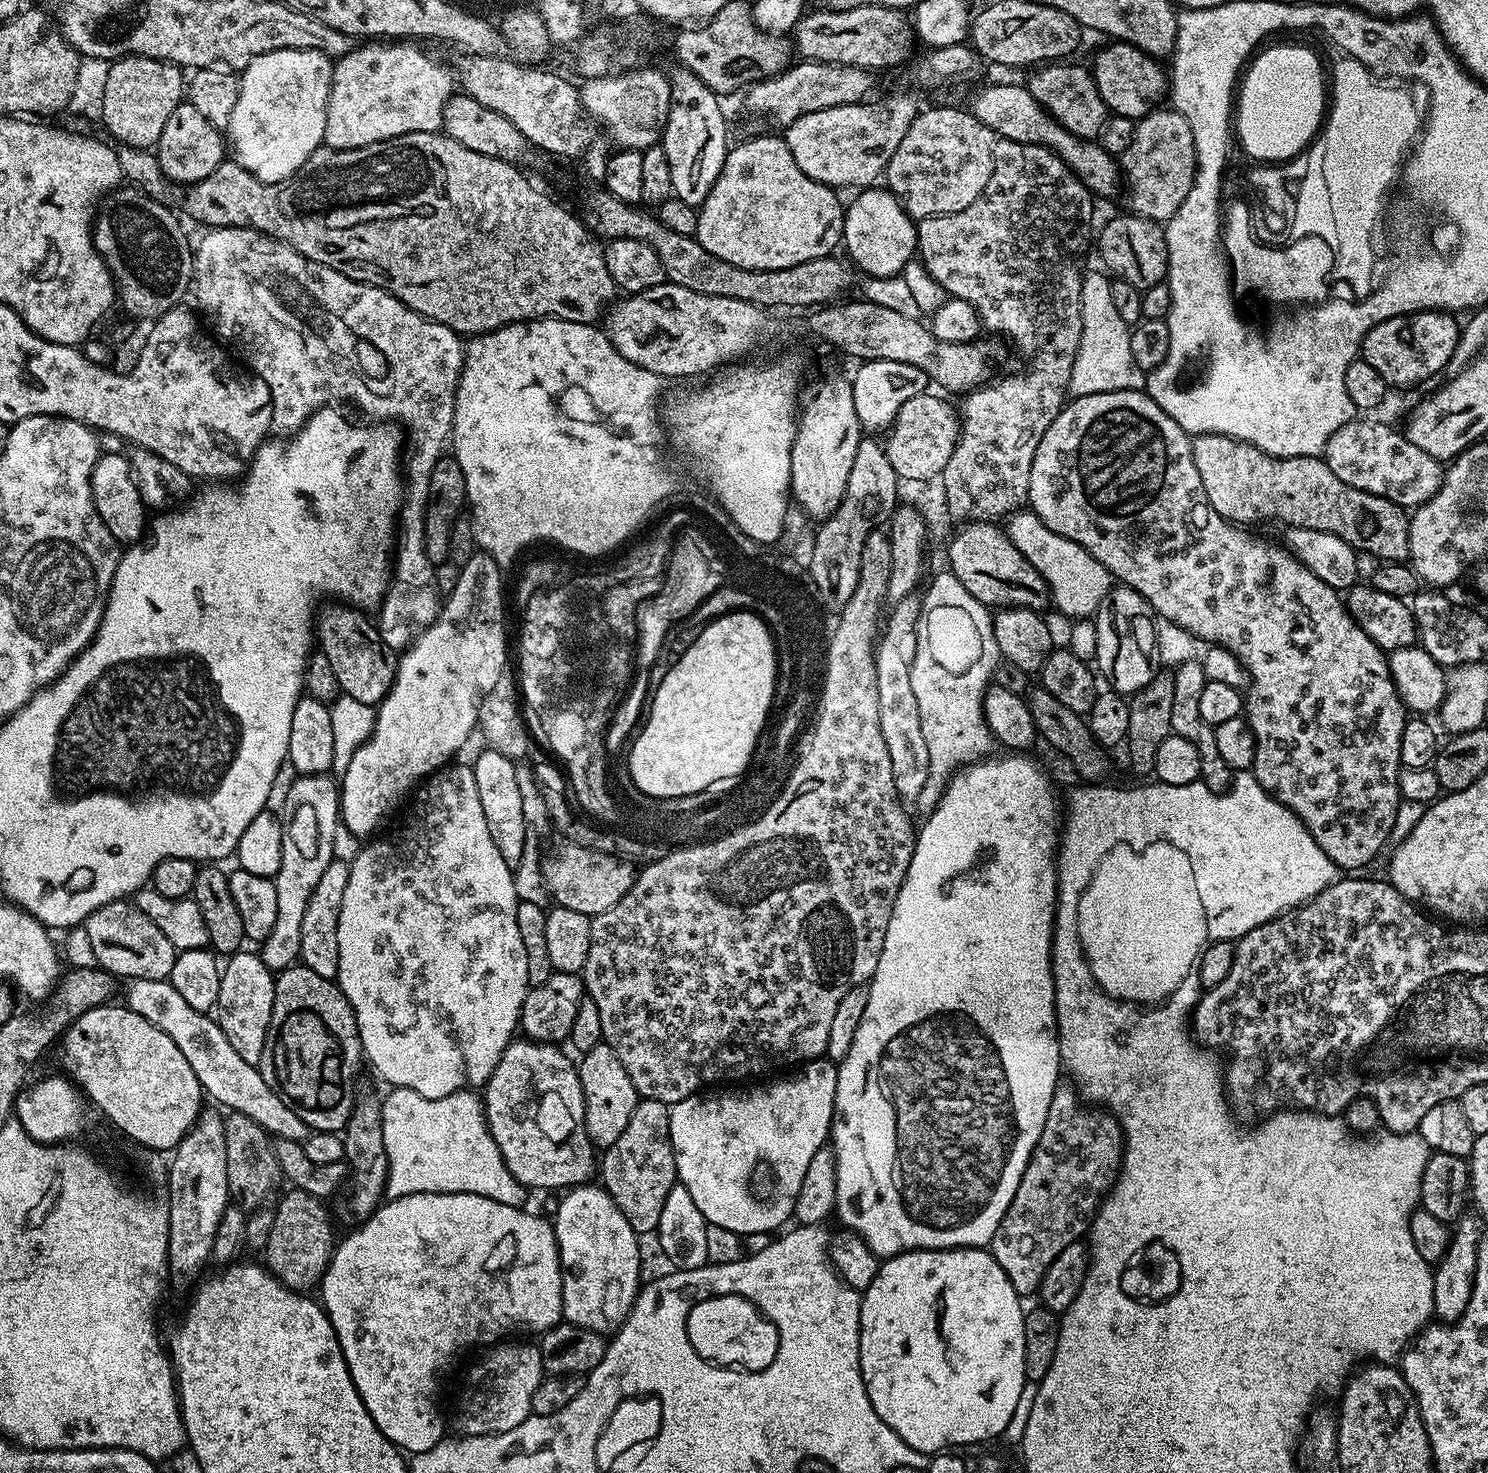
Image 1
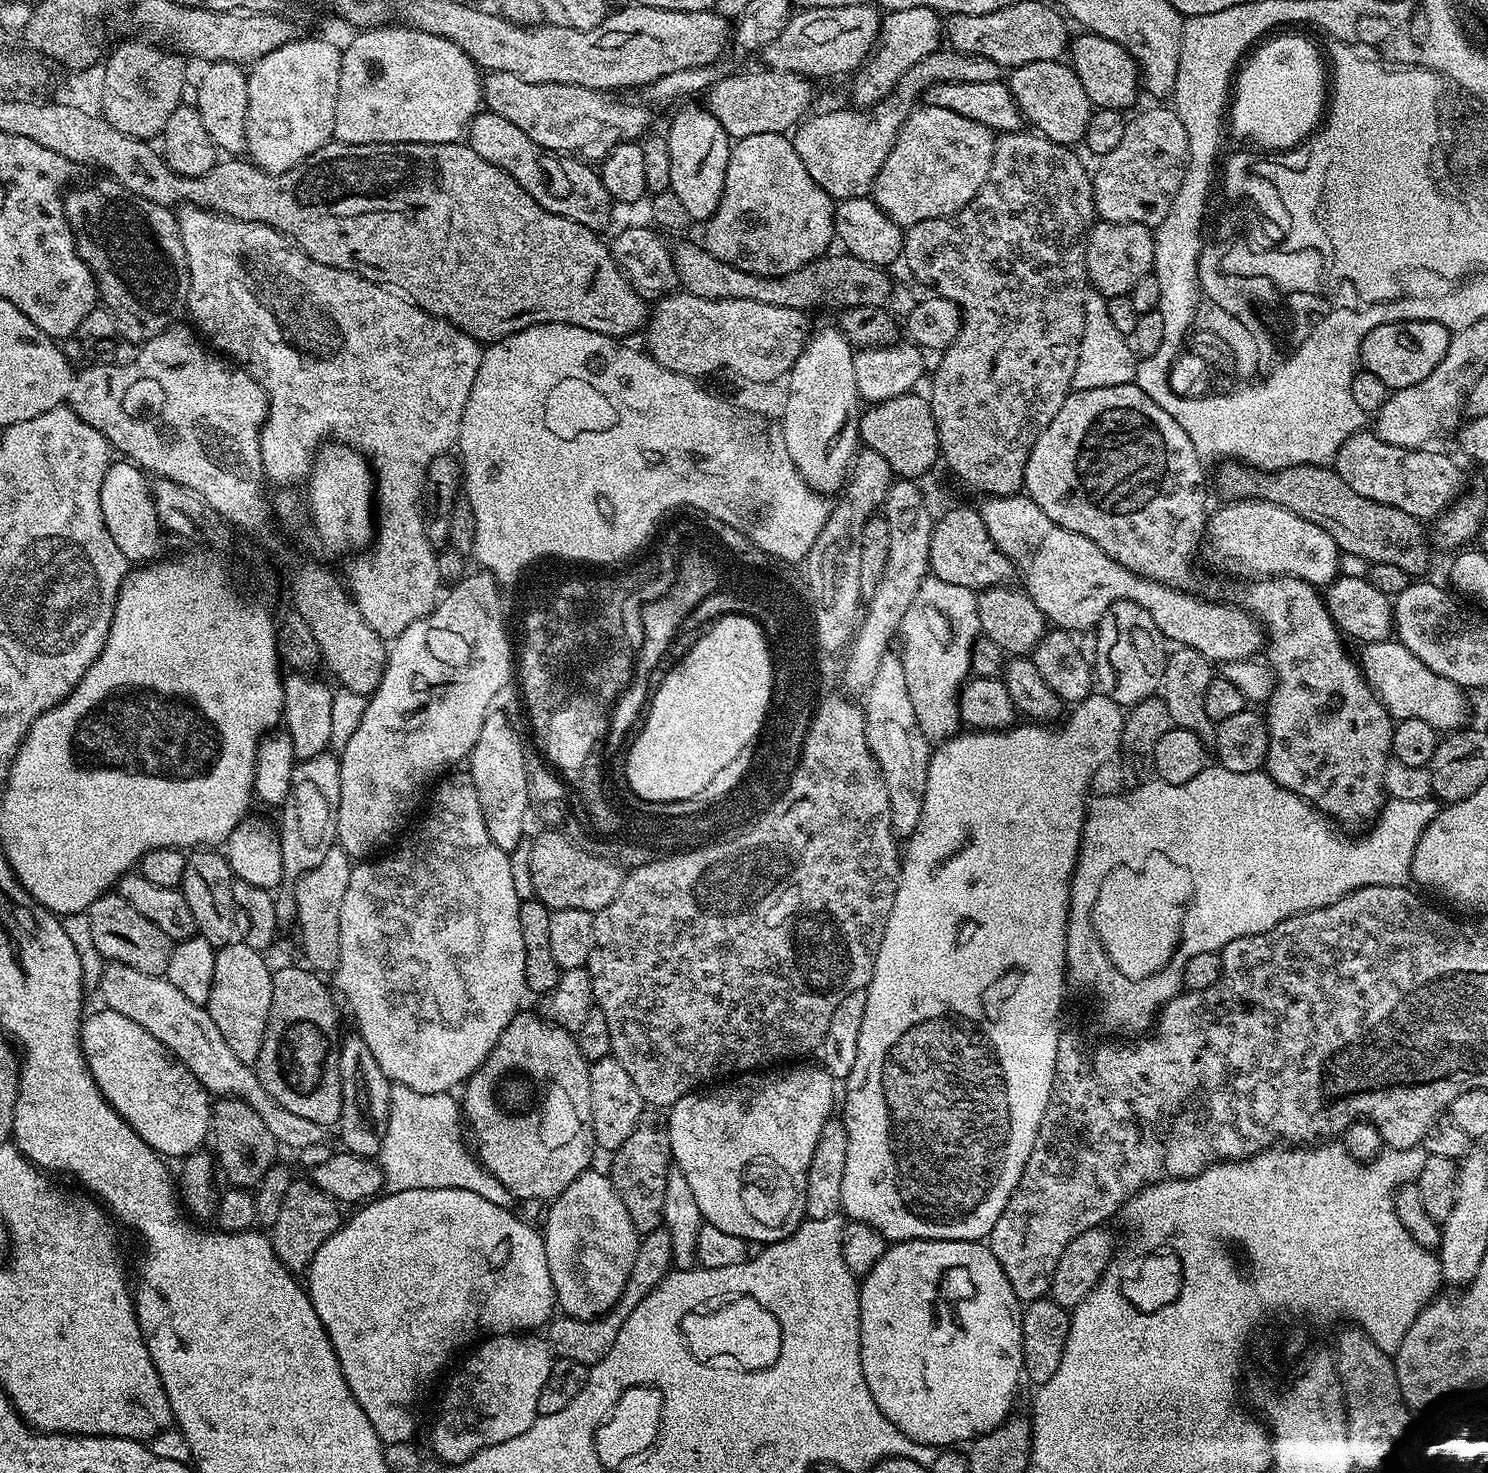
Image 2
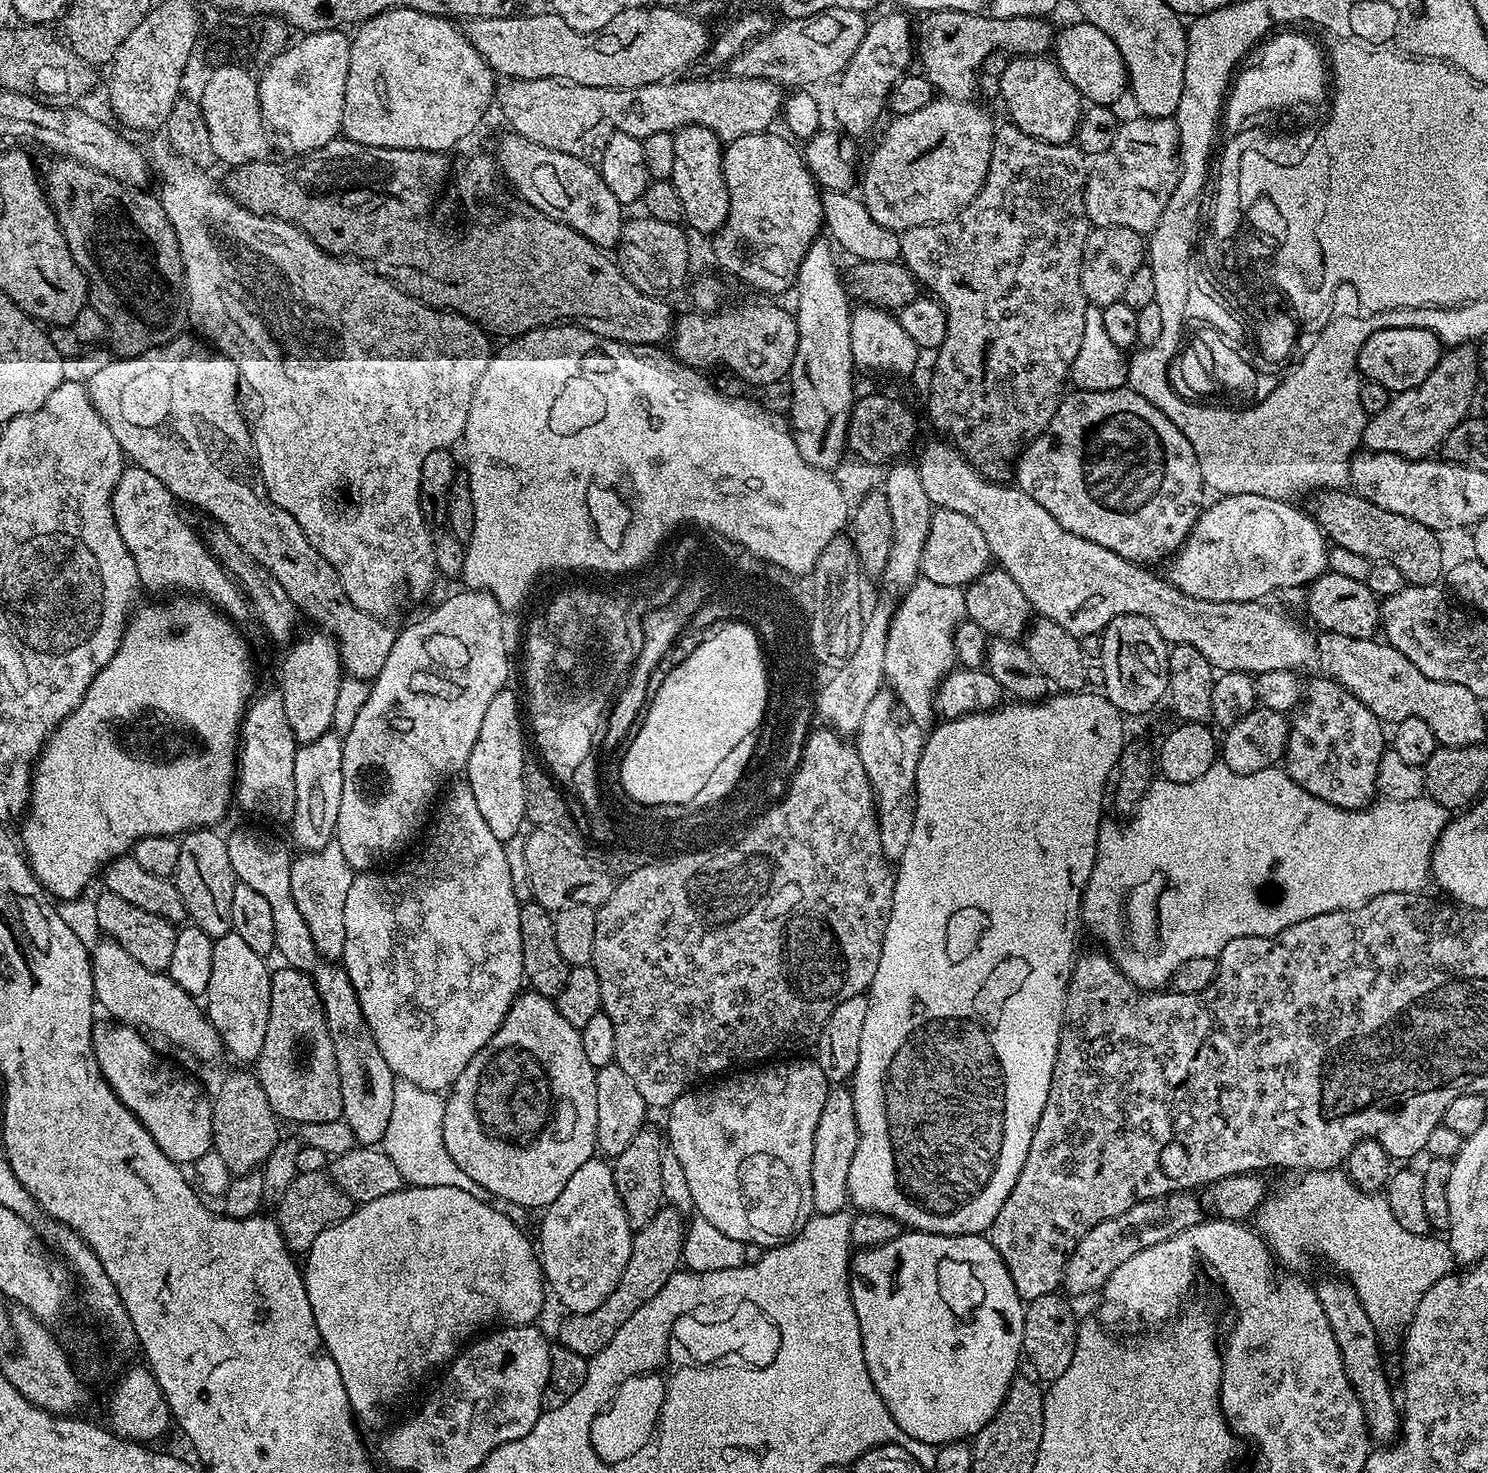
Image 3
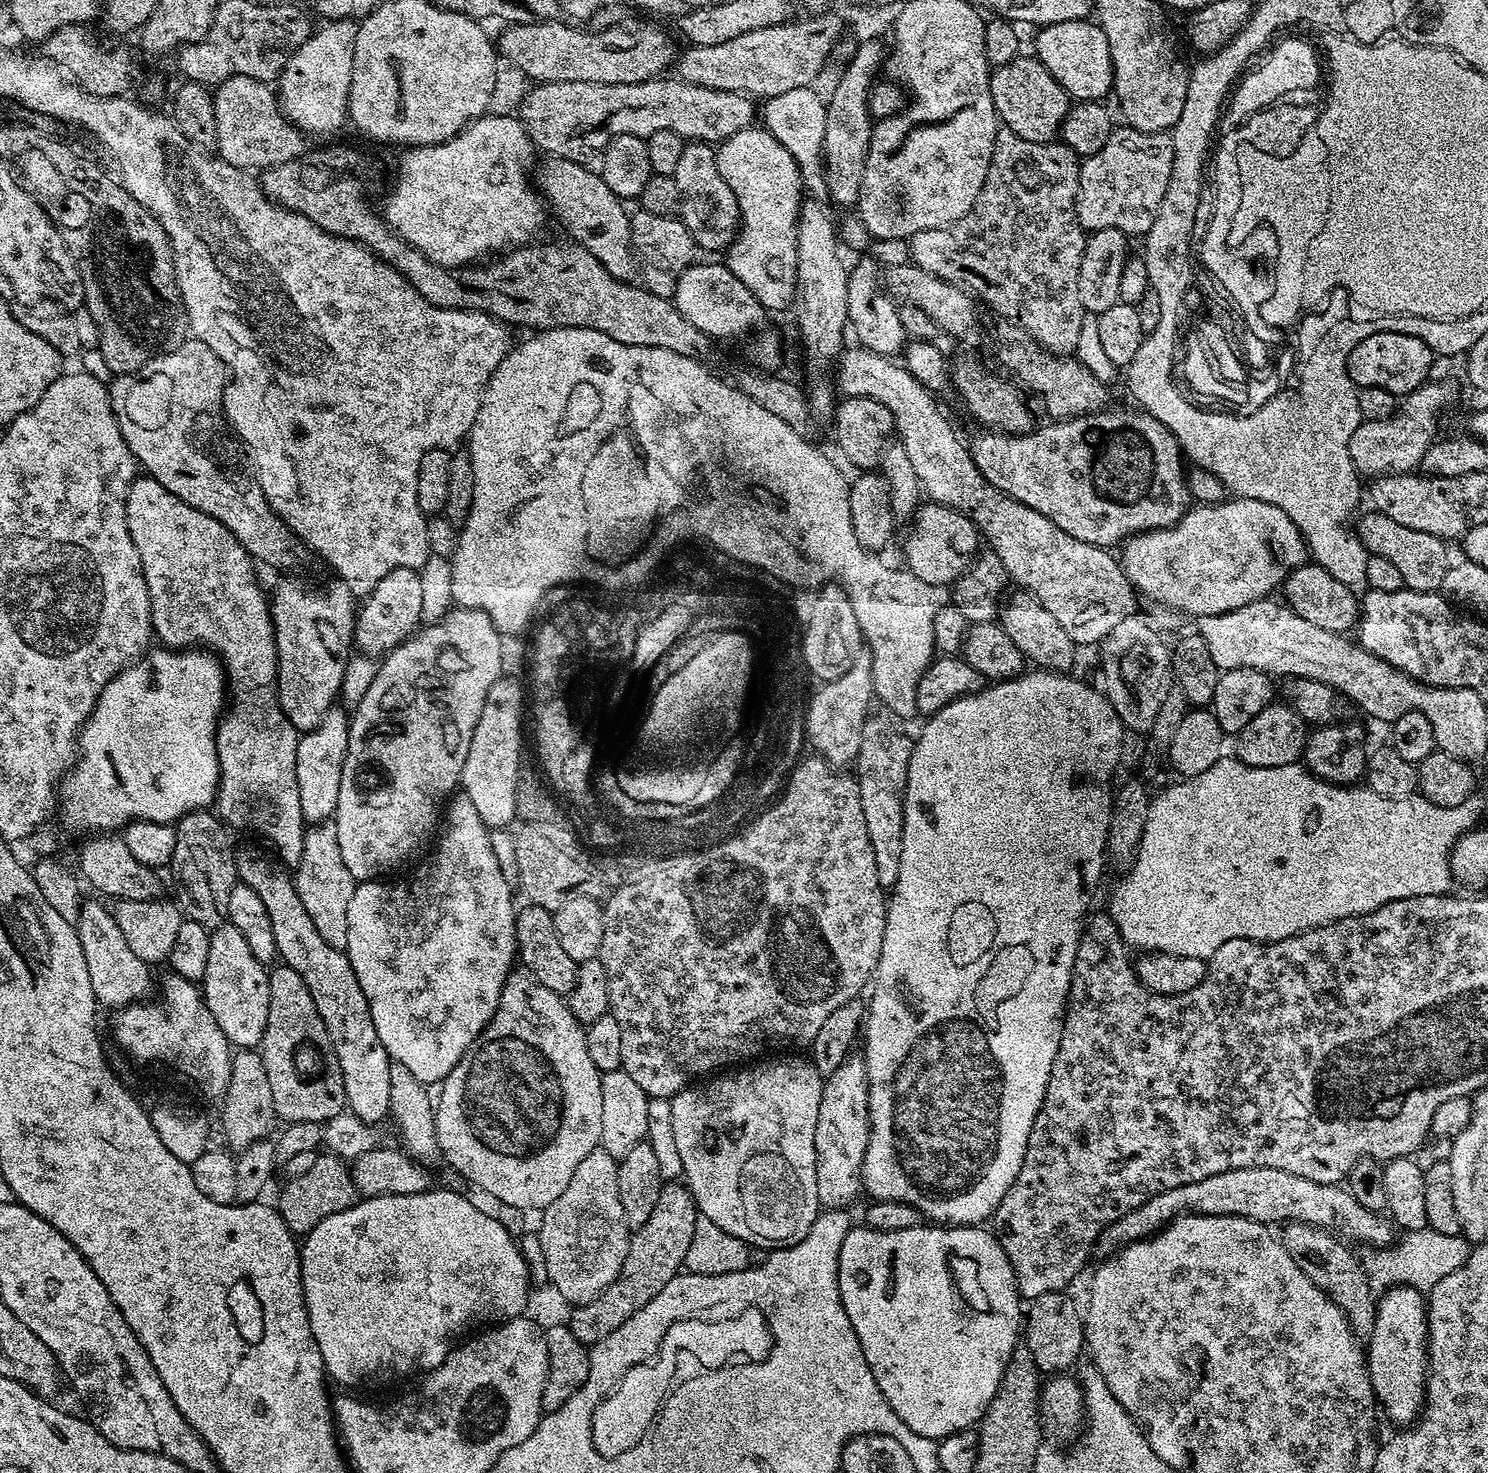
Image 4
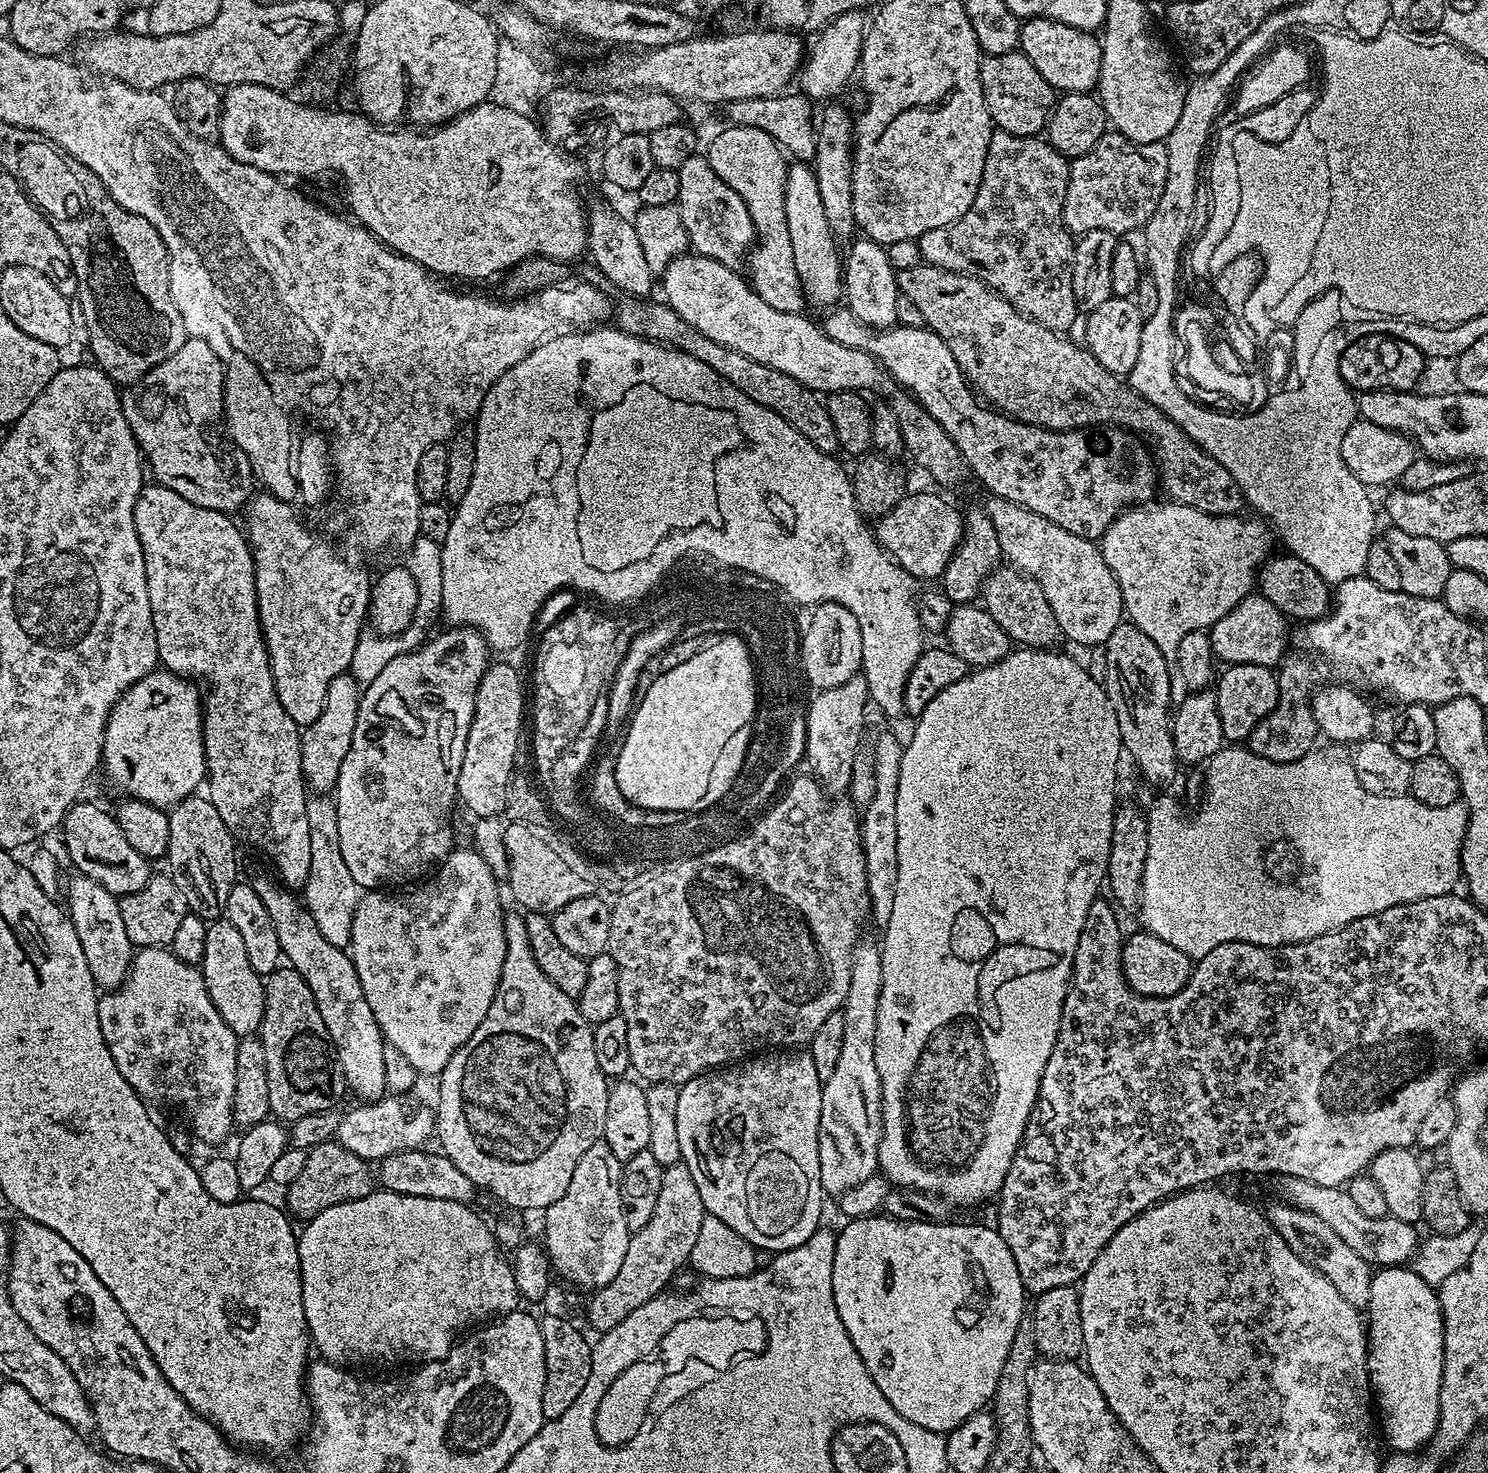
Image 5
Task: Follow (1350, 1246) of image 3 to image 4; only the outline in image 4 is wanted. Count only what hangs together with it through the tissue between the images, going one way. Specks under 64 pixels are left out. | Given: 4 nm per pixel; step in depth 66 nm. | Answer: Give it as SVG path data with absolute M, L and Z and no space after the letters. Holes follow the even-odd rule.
M1425 1230L1404 1232L1401 1237L1400 1241L1397 1239L1391 1246L1377 1247L1375 1250L1369 1251L1372 1253L1368 1257L1363 1257L1364 1272L1368 1275L1373 1289L1387 1290L1403 1286L1430 1290L1438 1282L1442 1282L1442 1278L1446 1278L1446 1274L1458 1270L1458 1266L1462 1266L1466 1262L1470 1251L1469 1241L1461 1235L1451 1236Z

